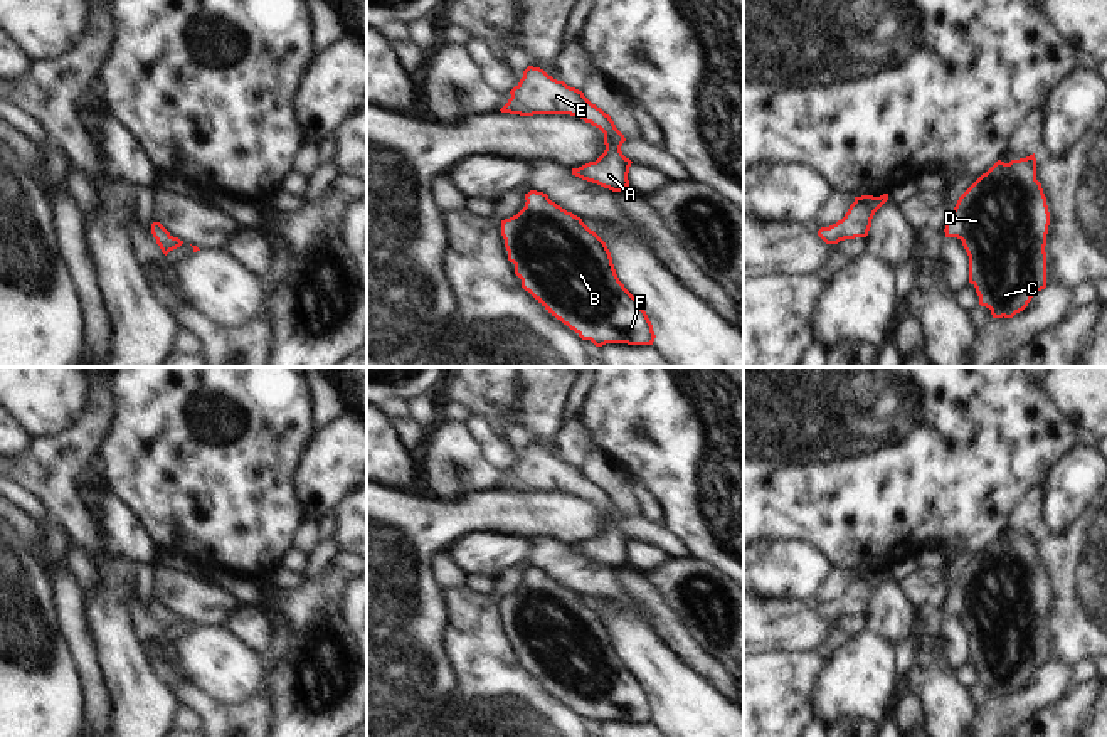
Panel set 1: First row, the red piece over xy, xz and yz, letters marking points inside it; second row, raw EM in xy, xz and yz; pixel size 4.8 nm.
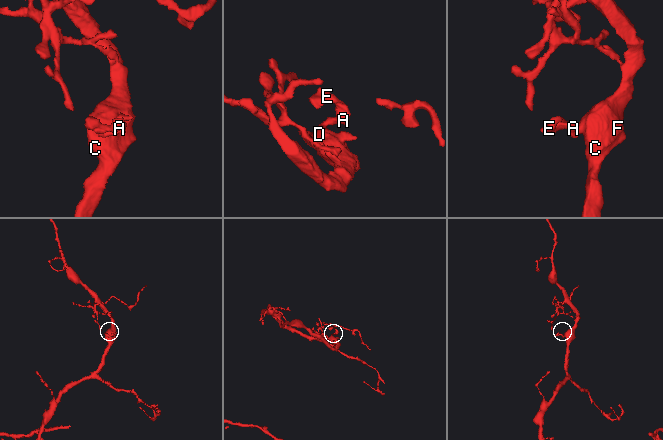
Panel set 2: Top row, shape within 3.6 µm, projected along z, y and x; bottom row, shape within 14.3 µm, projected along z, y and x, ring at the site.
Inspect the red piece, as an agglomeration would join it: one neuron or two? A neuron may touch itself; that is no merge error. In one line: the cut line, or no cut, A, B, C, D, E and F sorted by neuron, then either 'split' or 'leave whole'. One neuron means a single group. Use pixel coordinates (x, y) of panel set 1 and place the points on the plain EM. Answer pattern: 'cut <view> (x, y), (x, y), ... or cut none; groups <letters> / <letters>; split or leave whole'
cut none; groups A B C D E F; leave whole

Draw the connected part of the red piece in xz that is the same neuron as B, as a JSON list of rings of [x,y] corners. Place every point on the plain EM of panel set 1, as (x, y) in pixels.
[[[530,567],[525,577],[516,592],[501,597],[522,665],[596,724],[653,722],[653,702],[619,658],[606,619],[547,570]]]

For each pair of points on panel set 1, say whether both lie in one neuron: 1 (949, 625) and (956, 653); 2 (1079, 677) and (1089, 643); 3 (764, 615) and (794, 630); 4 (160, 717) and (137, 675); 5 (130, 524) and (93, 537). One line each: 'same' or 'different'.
1: same
2: different
3: same
4: same
5: different

